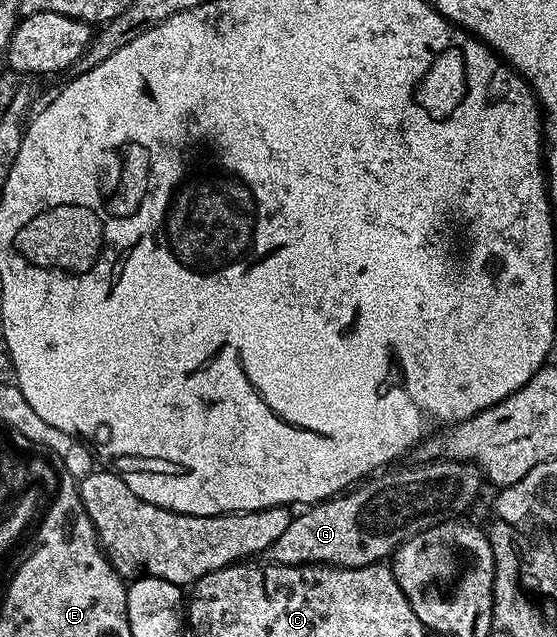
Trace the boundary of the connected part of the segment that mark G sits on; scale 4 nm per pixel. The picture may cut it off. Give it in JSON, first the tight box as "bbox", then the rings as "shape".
{"bbox":[267,460,482,568],"shape":[[[434,460],[417,465],[417,468],[397,467],[373,475],[339,496],[305,507],[301,516],[300,513],[293,515],[290,526],[286,526],[278,542],[268,547],[267,559],[274,564],[331,564],[334,568],[379,564],[387,561],[396,547],[414,534],[430,530],[447,520],[463,517],[467,513],[464,511],[479,498],[482,473],[476,465],[463,460]]]}

